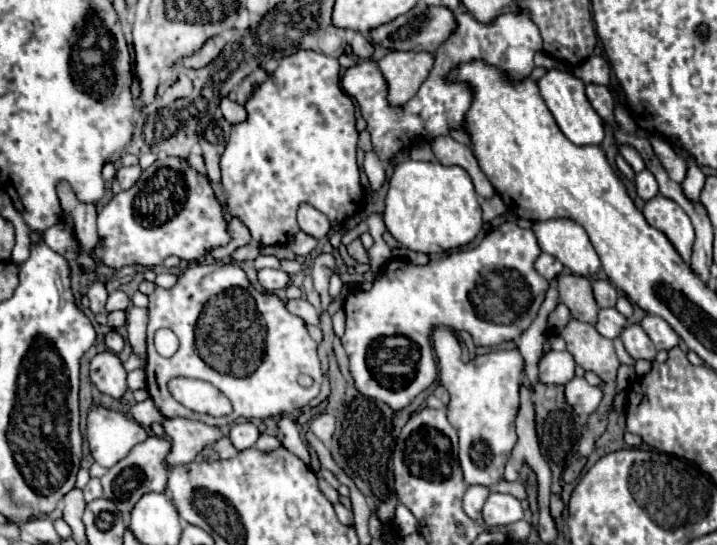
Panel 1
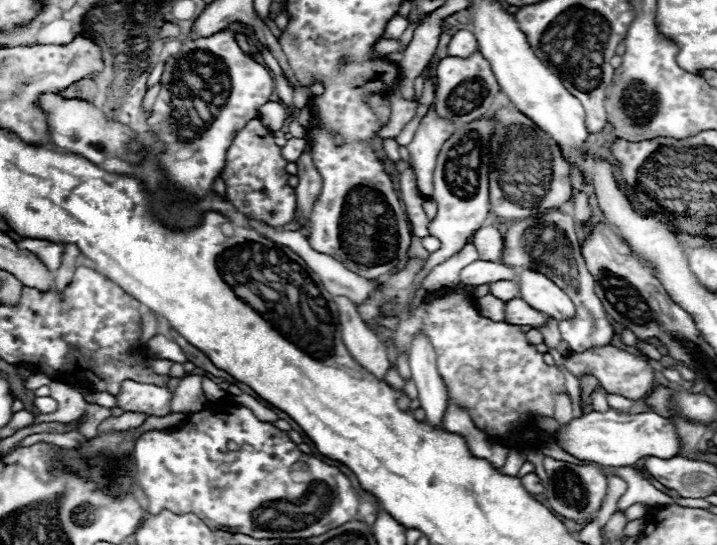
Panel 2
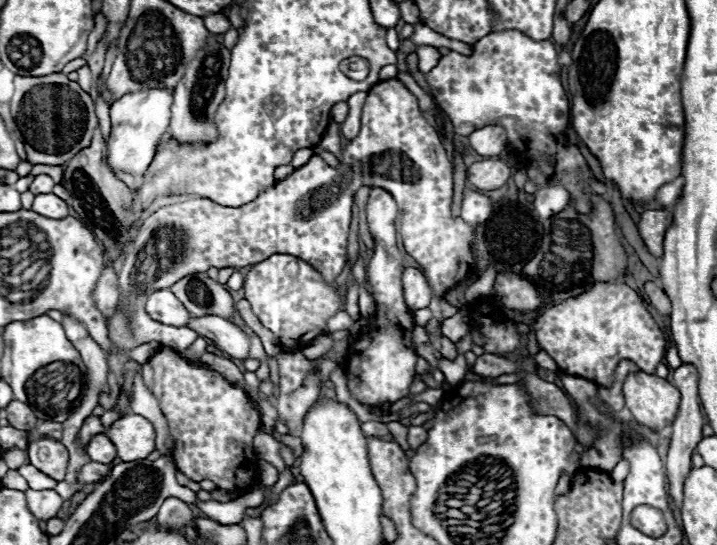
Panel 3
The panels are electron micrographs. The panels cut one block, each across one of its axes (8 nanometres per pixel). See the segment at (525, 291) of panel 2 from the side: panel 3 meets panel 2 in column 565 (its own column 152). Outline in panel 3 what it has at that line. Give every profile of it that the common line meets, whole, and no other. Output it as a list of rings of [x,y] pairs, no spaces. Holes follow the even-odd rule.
[[[170,290],[152,292],[146,300],[146,312],[150,314],[152,320],[158,320],[170,326],[186,326],[190,316],[184,304]]]

